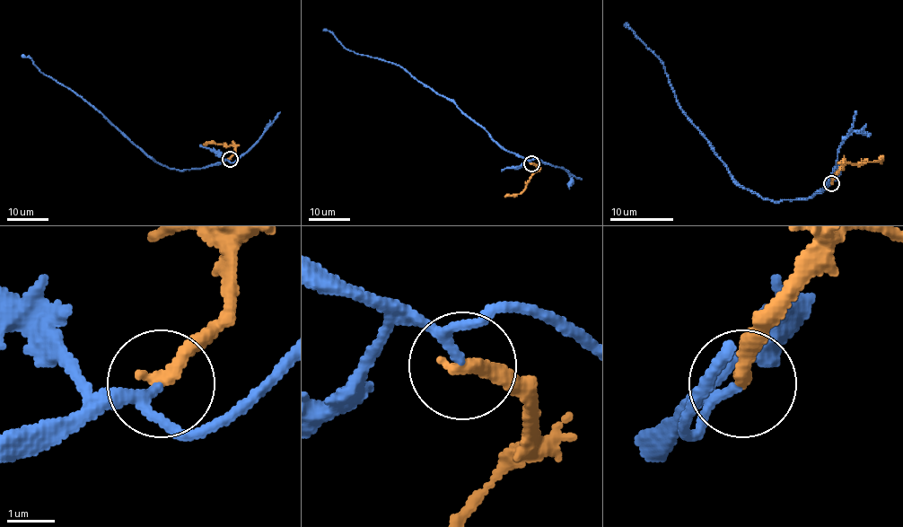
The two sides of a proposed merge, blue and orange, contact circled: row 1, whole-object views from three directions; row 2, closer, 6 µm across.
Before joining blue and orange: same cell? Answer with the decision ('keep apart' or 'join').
join

